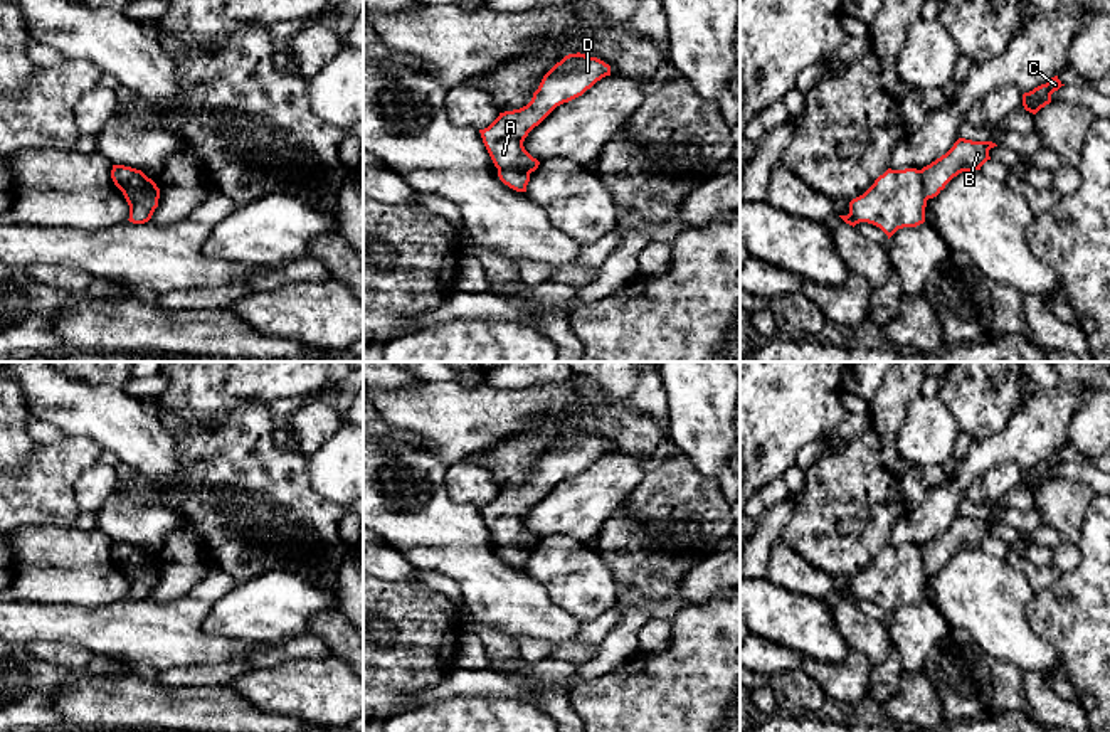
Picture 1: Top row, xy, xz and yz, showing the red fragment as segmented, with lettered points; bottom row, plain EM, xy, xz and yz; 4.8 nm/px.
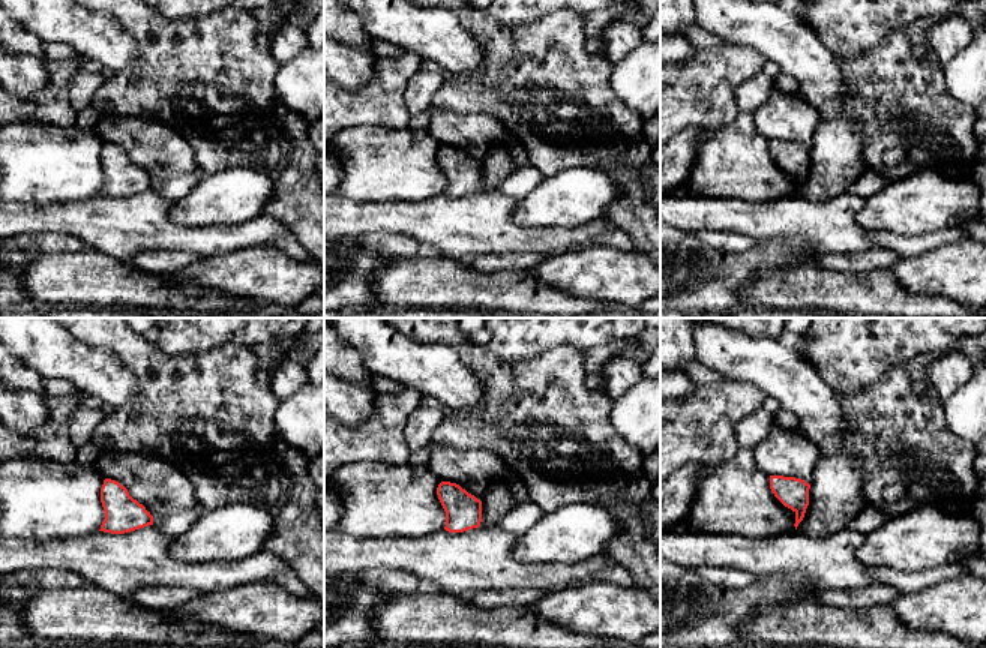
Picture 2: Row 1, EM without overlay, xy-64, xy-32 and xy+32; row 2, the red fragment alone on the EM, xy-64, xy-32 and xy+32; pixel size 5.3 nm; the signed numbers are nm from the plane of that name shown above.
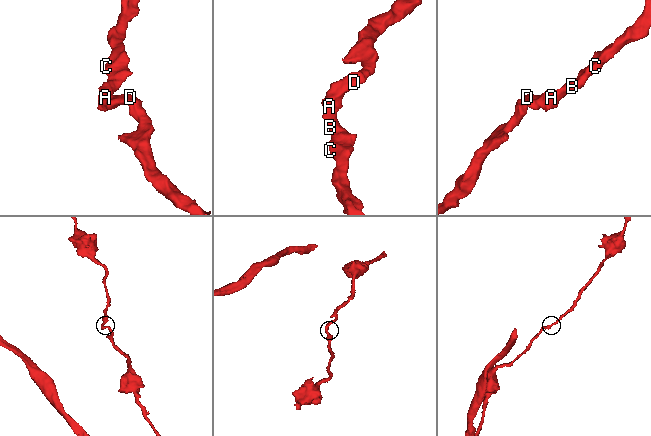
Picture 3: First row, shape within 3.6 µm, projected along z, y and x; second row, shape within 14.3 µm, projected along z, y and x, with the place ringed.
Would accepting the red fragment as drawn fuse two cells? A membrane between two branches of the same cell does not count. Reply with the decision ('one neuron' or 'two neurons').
one neuron

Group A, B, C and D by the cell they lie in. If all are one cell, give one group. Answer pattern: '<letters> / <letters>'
A B C D

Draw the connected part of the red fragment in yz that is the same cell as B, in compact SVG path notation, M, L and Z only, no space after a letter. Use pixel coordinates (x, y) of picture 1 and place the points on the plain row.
M959 515L954 523L923 544L891 547L880 552L859 574L849 579L849 591L839 592L846 601L868 599L880 604L888 616L903 604L925 599L927 577L937 574L962 549L975 549L991 537L992 518Z

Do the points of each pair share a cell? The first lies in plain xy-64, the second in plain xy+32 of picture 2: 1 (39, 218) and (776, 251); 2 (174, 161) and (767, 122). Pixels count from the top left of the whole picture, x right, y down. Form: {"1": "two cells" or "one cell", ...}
{"1": "two cells", "2": "one cell"}

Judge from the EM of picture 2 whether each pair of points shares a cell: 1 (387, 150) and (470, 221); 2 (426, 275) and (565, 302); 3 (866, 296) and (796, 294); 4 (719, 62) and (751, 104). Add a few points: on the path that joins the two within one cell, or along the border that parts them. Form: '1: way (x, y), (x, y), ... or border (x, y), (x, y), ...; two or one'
1: border (443, 192), (434, 197), (404, 201); two
2: way (461, 287), (479, 291), (530, 294); one
3: way (848, 294), (814, 294); one
4: border (760, 71), (739, 87), (736, 93), (739, 111); two

